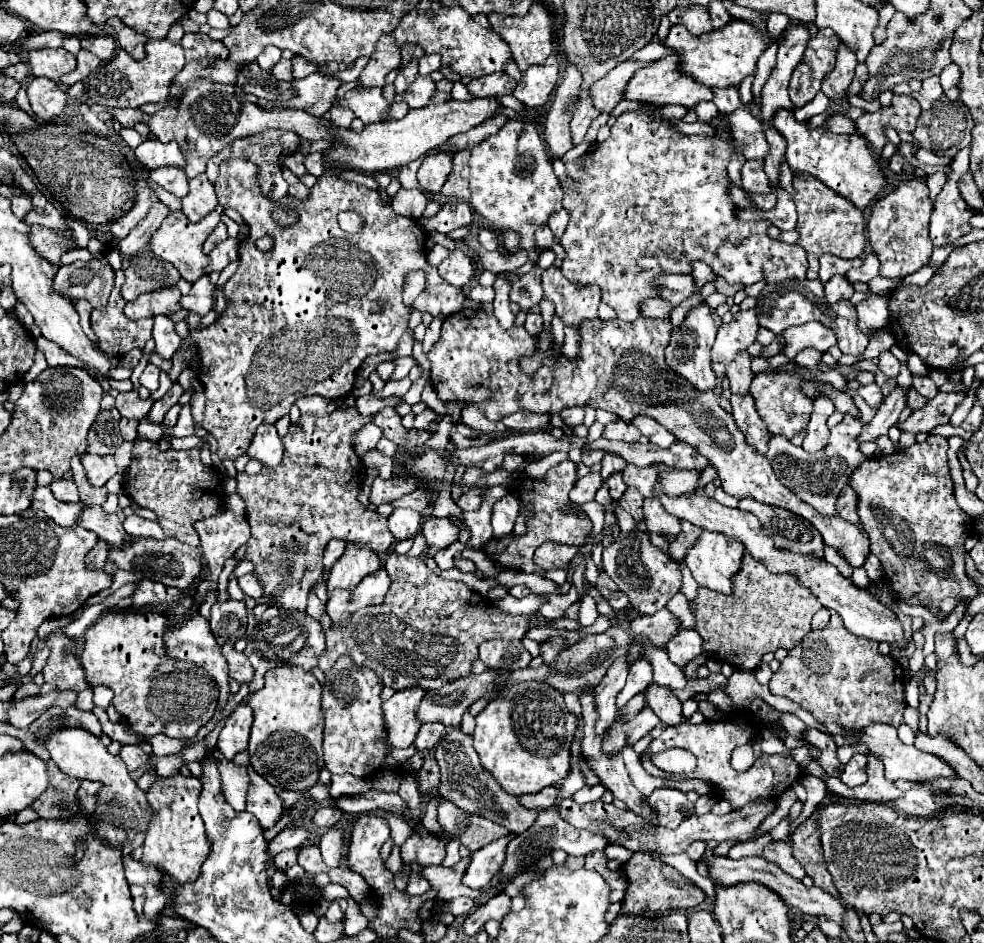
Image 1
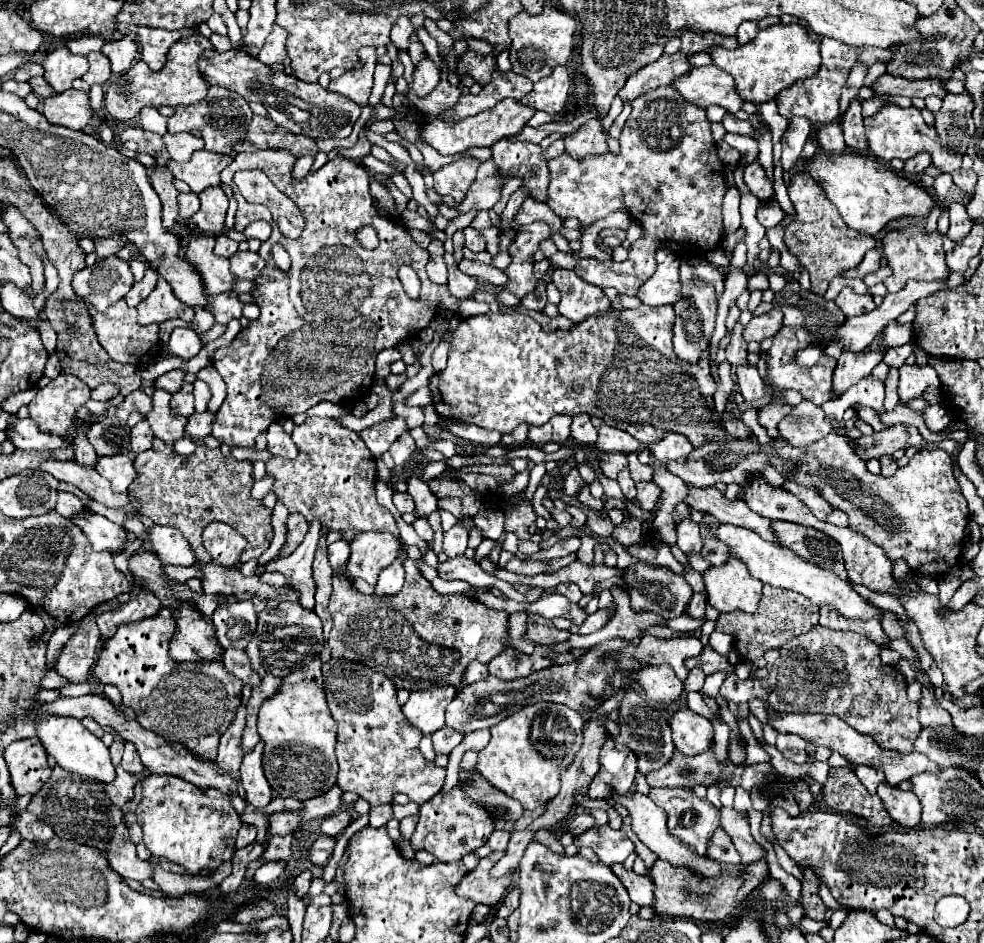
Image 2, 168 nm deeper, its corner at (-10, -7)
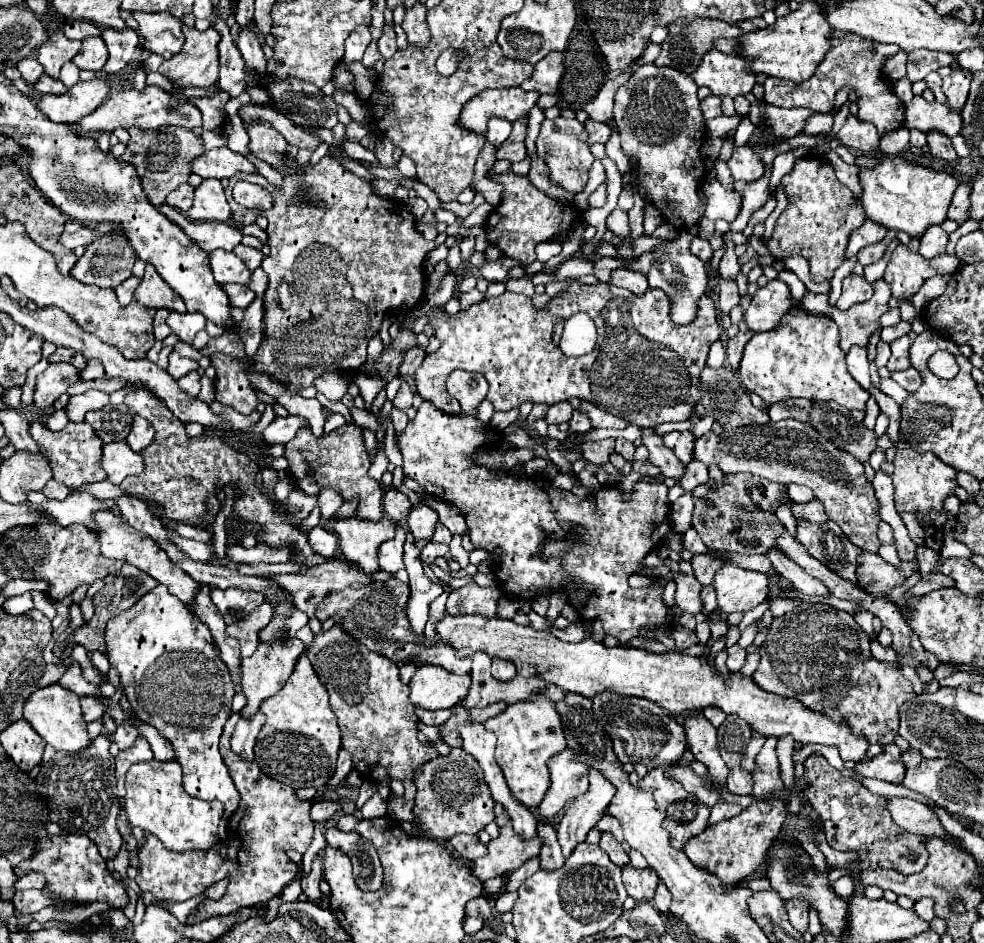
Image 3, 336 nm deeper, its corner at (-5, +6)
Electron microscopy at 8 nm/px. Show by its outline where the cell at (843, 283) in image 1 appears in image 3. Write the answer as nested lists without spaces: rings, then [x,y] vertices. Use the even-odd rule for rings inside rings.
[[[851,273],[849,277],[843,279],[843,293],[837,301],[837,309],[849,309],[853,305],[859,305],[859,303],[865,303],[869,301],[873,295],[873,289],[871,285],[865,281],[865,277],[859,277],[855,273]]]

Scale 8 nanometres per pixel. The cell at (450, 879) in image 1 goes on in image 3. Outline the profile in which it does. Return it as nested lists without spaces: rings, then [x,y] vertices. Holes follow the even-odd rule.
[[[511,823],[503,827],[503,833],[497,839],[491,839],[487,843],[489,855],[475,861],[475,877],[481,881],[487,881],[491,877],[501,877],[507,871],[519,869],[527,859],[537,857],[541,851],[543,841],[539,835],[533,839],[521,839]]]

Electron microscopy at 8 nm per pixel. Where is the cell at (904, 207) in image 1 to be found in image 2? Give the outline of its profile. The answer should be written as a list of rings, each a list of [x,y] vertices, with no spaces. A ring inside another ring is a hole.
[[[914,226],[898,232],[890,232],[882,238],[882,248],[884,248],[884,258],[888,266],[892,268],[892,276],[884,280],[884,286],[888,292],[898,292],[904,288],[904,284],[914,278],[914,280],[936,280],[936,278],[946,278],[948,276],[948,266],[944,262],[944,250],[942,250],[942,234],[932,232],[926,234],[924,226]]]

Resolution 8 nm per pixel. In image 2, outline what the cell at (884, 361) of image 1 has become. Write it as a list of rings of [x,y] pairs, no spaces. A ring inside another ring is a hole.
[[[904,344],[904,346],[898,346],[898,348],[892,348],[886,352],[884,356],[884,362],[890,366],[890,368],[900,368],[904,364],[904,360],[914,352],[912,344]]]

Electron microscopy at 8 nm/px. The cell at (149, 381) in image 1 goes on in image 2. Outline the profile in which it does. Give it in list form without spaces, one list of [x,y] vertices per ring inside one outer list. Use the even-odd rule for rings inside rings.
[[[174,370],[174,372],[168,372],[168,374],[162,374],[154,380],[154,390],[166,390],[168,394],[174,394],[184,382],[184,372],[180,370]]]

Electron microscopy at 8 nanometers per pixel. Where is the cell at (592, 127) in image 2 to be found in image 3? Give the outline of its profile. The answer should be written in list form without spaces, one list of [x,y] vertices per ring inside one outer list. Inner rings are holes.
[[[589,119],[585,123],[585,129],[589,131],[589,145],[593,145],[593,143],[603,143],[605,145],[611,137],[611,129],[605,123],[599,123],[599,121],[593,121],[593,119]]]

